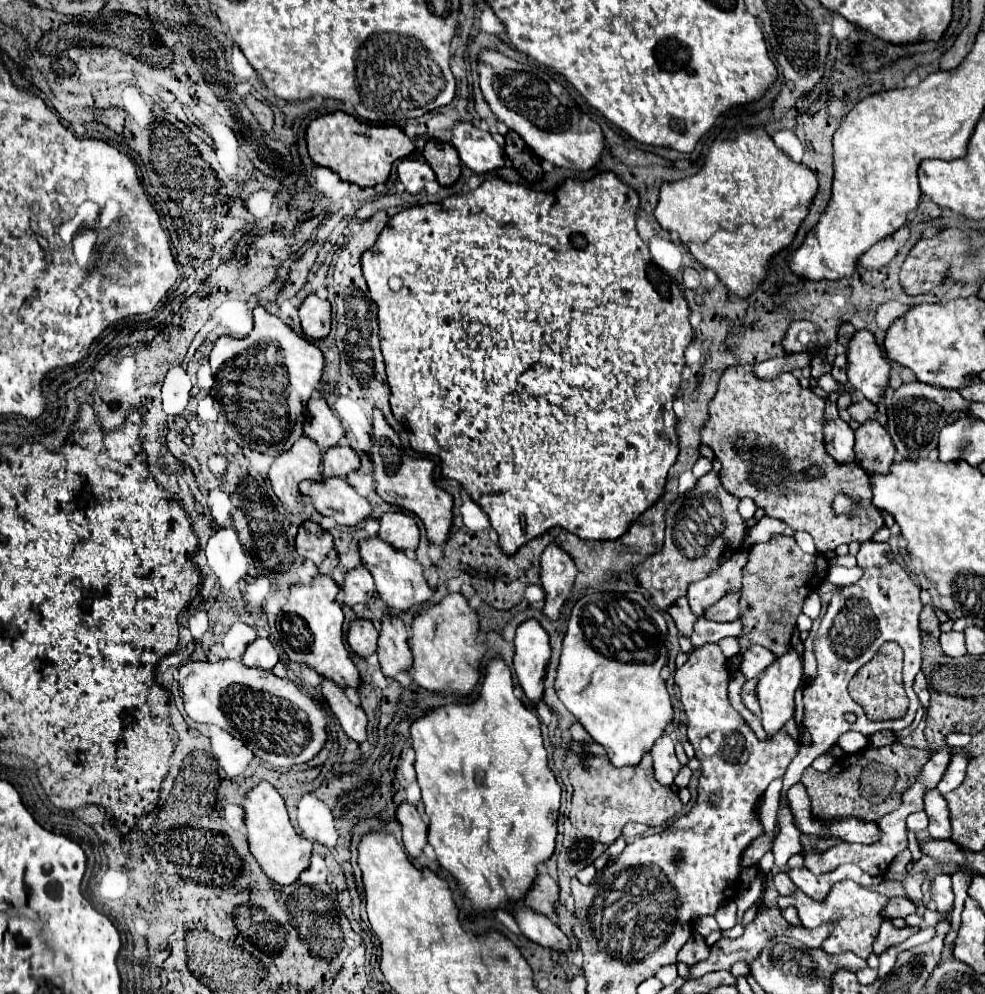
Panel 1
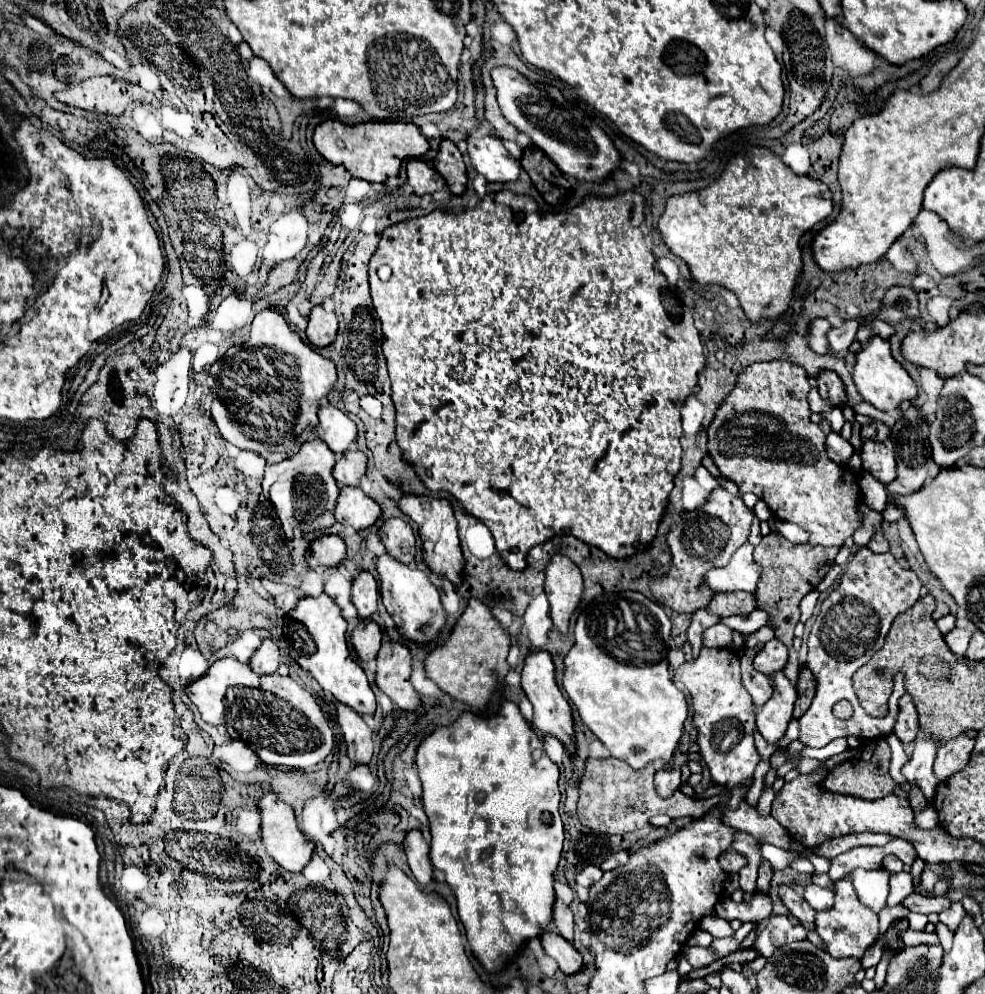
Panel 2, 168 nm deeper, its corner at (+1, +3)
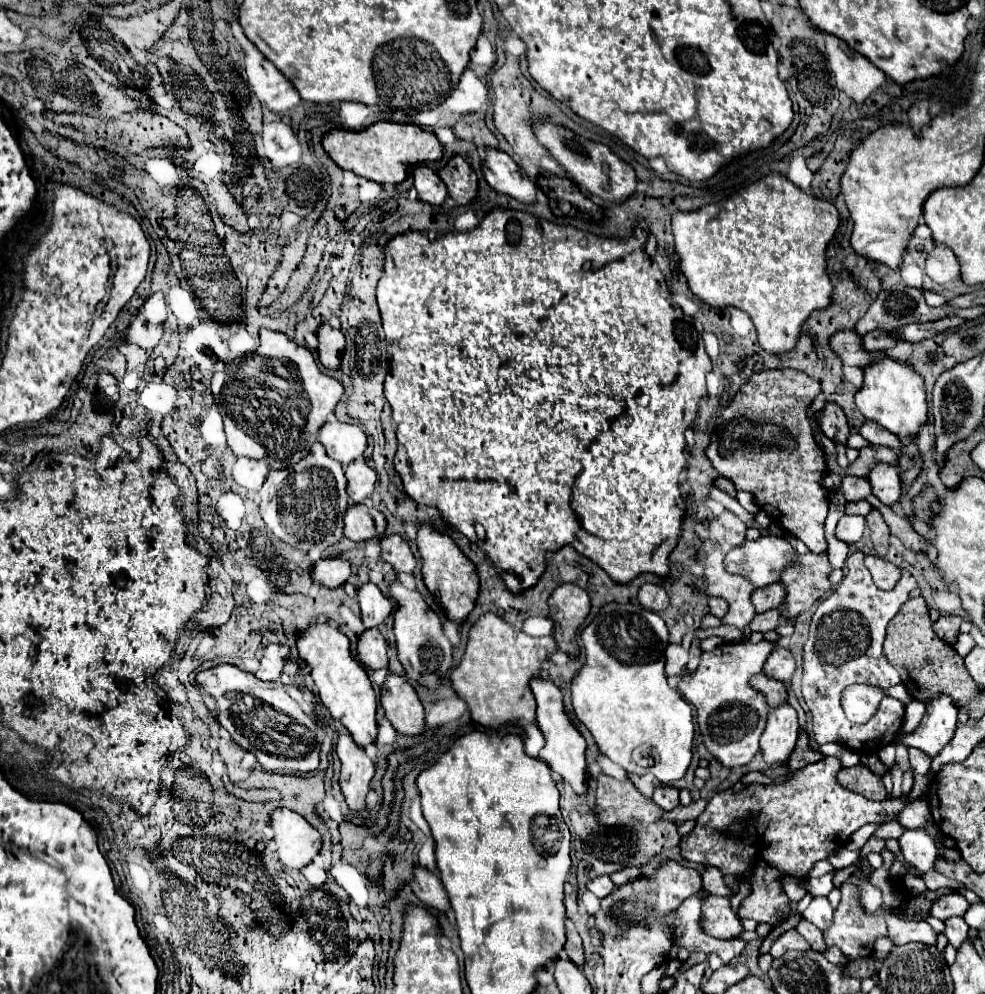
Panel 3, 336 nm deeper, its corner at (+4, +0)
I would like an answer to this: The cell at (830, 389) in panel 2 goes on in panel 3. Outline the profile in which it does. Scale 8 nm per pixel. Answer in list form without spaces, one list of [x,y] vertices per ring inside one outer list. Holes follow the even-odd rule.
[[[826,402],[824,410],[820,410],[816,414],[816,422],[820,426],[820,430],[832,440],[832,442],[842,442],[846,444],[846,438],[850,434],[850,428],[848,428],[848,422],[846,422],[846,416],[842,412],[842,408],[838,404],[832,404],[832,402]]]

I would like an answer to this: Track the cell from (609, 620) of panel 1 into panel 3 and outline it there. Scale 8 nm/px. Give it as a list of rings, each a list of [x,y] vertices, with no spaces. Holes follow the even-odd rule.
[[[610,602],[606,606],[600,608],[600,612],[596,614],[596,618],[582,630],[582,644],[584,644],[584,650],[586,650],[586,660],[582,664],[582,668],[578,670],[578,674],[574,676],[572,680],[572,686],[570,686],[570,692],[572,692],[572,706],[574,706],[574,712],[578,716],[578,720],[590,730],[590,734],[594,736],[598,748],[602,754],[606,754],[612,762],[620,764],[628,774],[644,774],[646,770],[650,774],[654,774],[662,784],[672,784],[674,780],[680,780],[690,764],[690,758],[692,758],[692,738],[694,738],[694,724],[692,724],[692,708],[690,704],[680,696],[678,690],[670,688],[668,682],[666,682],[666,674],[664,674],[664,650],[668,646],[668,628],[666,628],[666,622],[652,610],[640,606],[640,604],[618,604],[618,602]],[[644,746],[650,746],[648,752],[644,752],[646,748]],[[640,748],[640,758],[634,754],[636,750]]]

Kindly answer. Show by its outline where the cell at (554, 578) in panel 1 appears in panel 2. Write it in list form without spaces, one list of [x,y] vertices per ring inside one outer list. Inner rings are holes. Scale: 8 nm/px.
[[[555,555],[545,569],[545,593],[551,605],[553,627],[567,635],[569,621],[583,595],[583,577],[579,567],[565,555]]]

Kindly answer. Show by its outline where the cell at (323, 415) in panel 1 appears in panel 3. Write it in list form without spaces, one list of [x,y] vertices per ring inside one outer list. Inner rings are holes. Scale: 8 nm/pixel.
[[[338,420],[324,422],[324,426],[318,432],[318,440],[326,448],[326,452],[344,466],[360,458],[366,448],[366,436],[362,428]]]

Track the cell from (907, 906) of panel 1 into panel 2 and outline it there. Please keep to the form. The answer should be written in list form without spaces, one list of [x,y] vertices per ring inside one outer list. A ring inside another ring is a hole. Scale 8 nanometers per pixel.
[[[913,893],[909,895],[903,905],[909,909],[909,911],[915,911],[915,913],[923,913],[923,915],[929,915],[929,913],[939,913],[939,911],[945,911],[947,907],[951,907],[951,899],[949,897],[923,897],[919,893]]]

